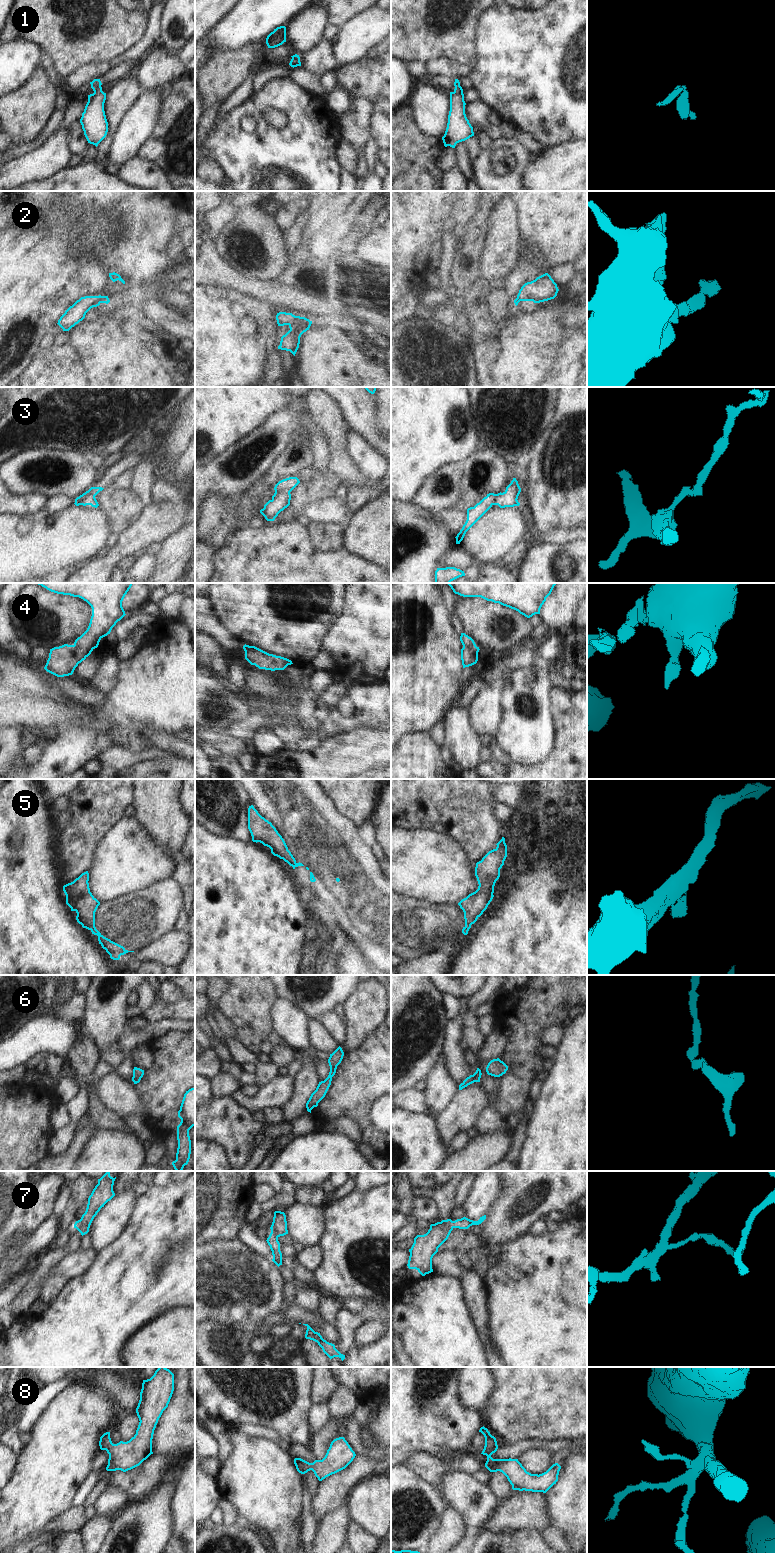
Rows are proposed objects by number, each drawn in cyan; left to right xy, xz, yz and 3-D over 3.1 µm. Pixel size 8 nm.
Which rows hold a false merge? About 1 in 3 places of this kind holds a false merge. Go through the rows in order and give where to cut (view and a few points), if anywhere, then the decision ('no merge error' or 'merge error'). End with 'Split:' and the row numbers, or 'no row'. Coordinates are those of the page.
1: no cut; no merge error
2: no cut; no merge error
3: cut in xy along (94, 497), (81, 496), (79, 504); merge error
4: no cut; no merge error
5: cut in xy along (94, 921), (94, 926), (91, 930); merge error
6: no cut; no merge error
7: cut in xz along (271, 1231), (277, 1237); merge error
8: no cut; no merge error
Split: 3, 5, 7

